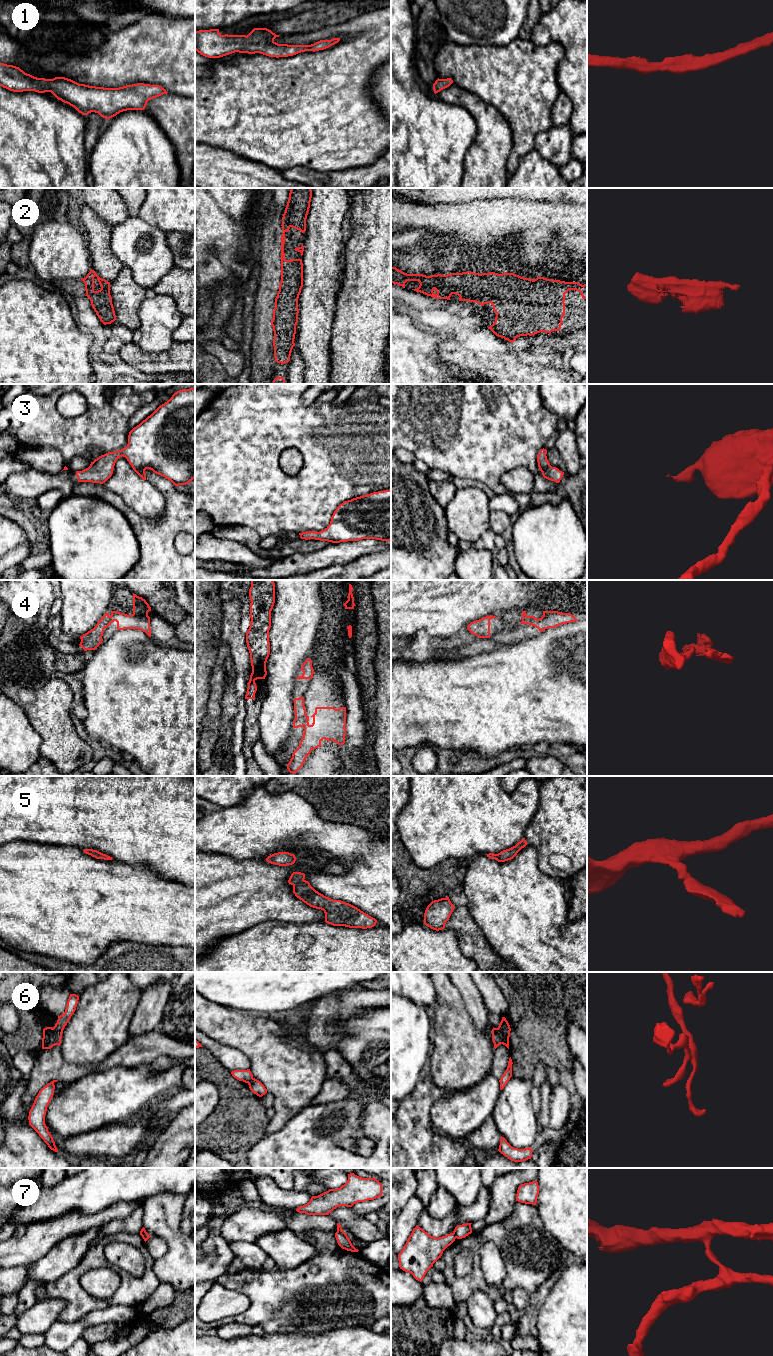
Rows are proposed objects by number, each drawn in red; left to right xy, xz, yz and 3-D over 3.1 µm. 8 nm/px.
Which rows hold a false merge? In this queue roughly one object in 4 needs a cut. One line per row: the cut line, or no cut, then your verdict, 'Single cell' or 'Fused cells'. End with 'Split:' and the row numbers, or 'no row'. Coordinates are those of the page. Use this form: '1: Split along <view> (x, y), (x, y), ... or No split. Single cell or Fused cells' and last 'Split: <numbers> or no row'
1: No split. Single cell
2: No split. Single cell
3: No split. Single cell
4: Split along xz (306, 715), (303, 725). Fused cells
5: No split. Single cell
6: Split along xy (52, 1028), (56, 1044). Fused cells
7: Split along yz (452, 1233), (456, 1237). Fused cells
Split: 4, 6, 7

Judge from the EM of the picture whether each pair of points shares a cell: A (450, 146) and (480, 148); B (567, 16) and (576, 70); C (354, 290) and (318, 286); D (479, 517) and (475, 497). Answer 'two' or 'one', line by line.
A: two
B: one
C: two
D: one

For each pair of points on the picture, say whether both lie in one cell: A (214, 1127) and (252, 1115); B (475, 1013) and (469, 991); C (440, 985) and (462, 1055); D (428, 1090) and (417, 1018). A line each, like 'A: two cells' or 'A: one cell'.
A: one cell
B: one cell
C: one cell
D: two cells

